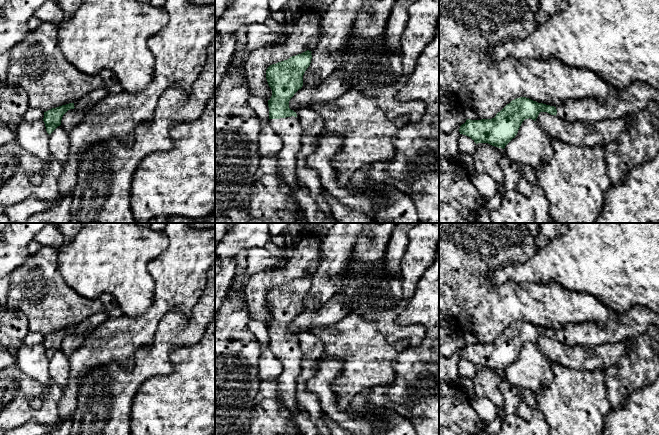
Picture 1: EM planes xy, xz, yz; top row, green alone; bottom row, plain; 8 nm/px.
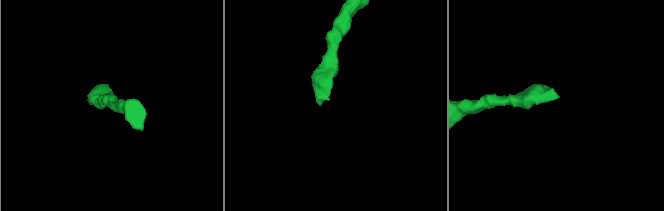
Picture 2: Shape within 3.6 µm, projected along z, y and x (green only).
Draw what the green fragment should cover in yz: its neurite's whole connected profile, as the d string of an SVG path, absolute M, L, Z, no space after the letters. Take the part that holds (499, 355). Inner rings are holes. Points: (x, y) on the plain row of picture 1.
M643 306L628 312L611 311L604 326L594 322L568 324L554 331L538 327L526 321L512 324L492 343L467 343L460 350L460 358L470 361L476 368L488 367L504 373L518 357L525 343L536 345L540 336L547 336L568 346L595 347L604 343L616 343L637 337L654 325L659 329L659 314Z

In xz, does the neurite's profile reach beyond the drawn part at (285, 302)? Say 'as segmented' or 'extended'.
extended

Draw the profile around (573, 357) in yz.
M540 336L536 347L551 361L566 368L588 371L615 365L628 352L625 341L604 343L595 347L568 346L547 336Z

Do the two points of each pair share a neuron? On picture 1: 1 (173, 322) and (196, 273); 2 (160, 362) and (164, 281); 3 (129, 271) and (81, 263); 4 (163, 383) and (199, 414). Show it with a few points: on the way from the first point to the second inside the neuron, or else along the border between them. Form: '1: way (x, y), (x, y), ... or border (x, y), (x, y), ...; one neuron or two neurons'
1: border (199, 297), (187, 315), (174, 309), (159, 323); two neurons
2: border (185, 313), (169, 311), (160, 320), (153, 340); two neurons
3: way (117, 266), (93, 263); one neuron
4: way (172, 392), (184, 404), (190, 405); one neuron

